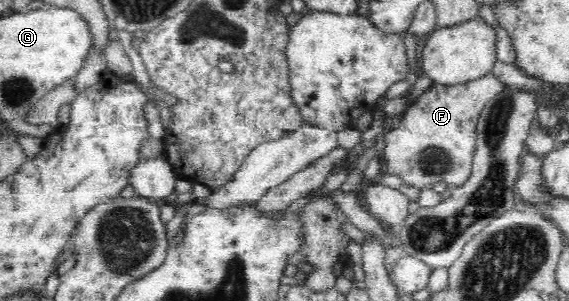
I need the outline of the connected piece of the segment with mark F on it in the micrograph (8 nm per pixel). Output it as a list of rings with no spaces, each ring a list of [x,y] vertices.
[[[490,72],[460,85],[431,85],[408,105],[400,127],[384,132],[380,157],[387,173],[398,175],[418,189],[432,188],[437,183],[446,183],[449,189],[464,185],[472,173],[478,118],[488,100],[503,87]]]

